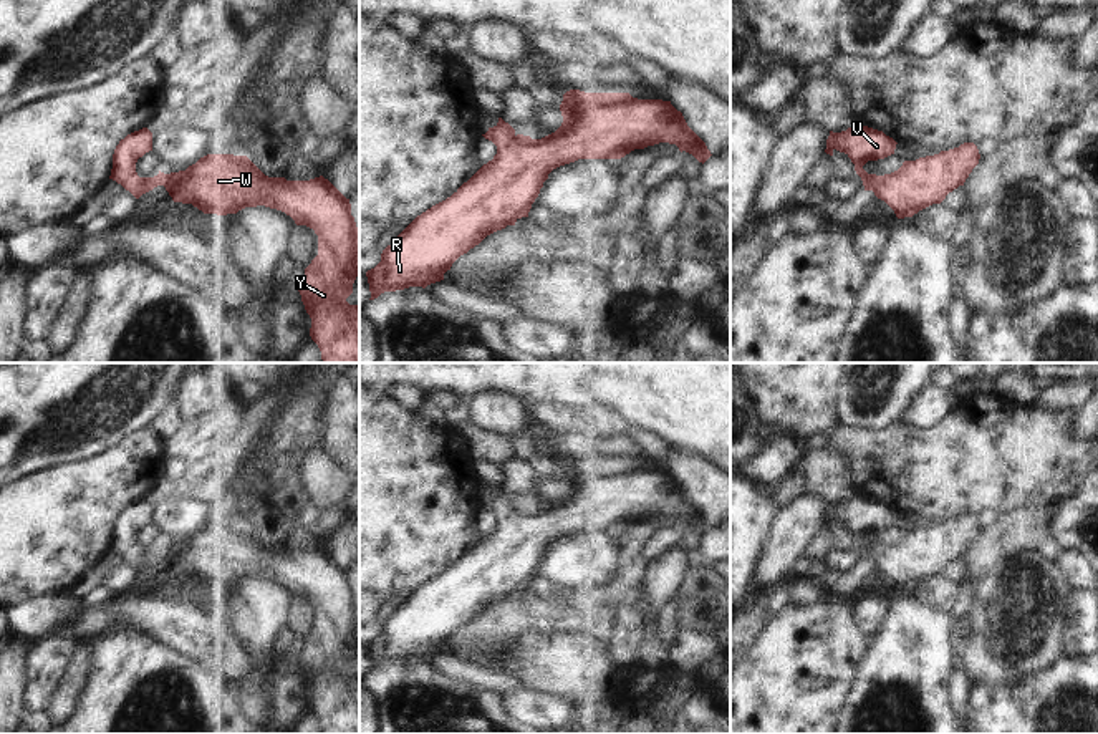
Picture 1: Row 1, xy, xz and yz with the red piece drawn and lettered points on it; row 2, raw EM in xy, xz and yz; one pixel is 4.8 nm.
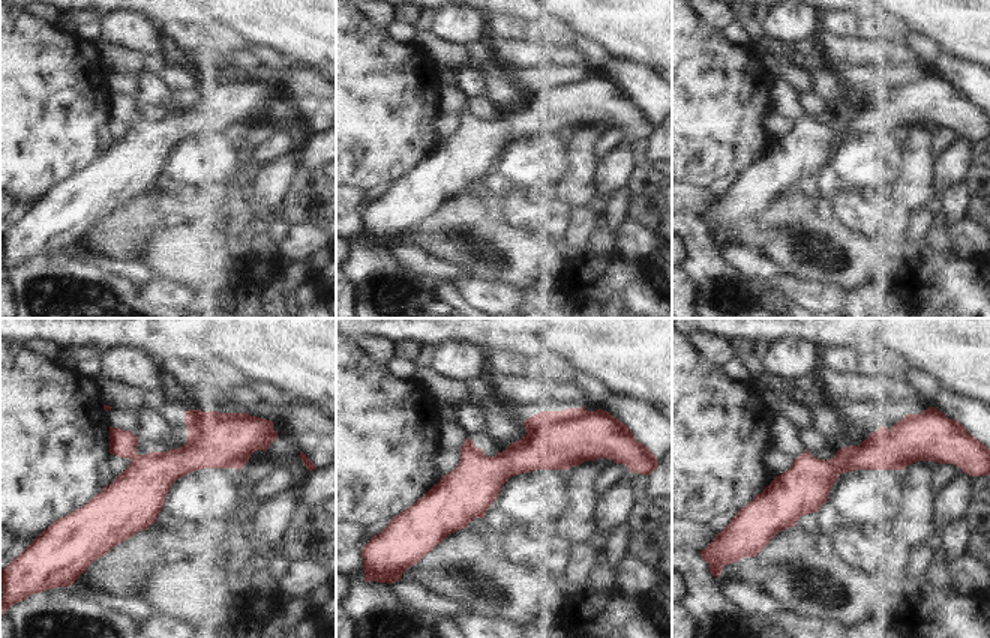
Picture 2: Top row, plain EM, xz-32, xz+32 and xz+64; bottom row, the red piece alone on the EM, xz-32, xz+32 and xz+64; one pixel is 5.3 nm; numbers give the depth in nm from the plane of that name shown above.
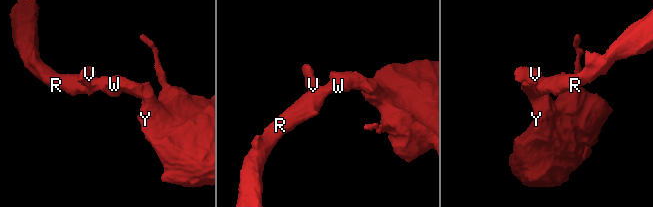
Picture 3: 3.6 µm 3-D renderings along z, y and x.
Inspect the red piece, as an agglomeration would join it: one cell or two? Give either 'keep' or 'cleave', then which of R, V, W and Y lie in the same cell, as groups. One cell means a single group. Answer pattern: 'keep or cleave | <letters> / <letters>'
keep | R V W Y

